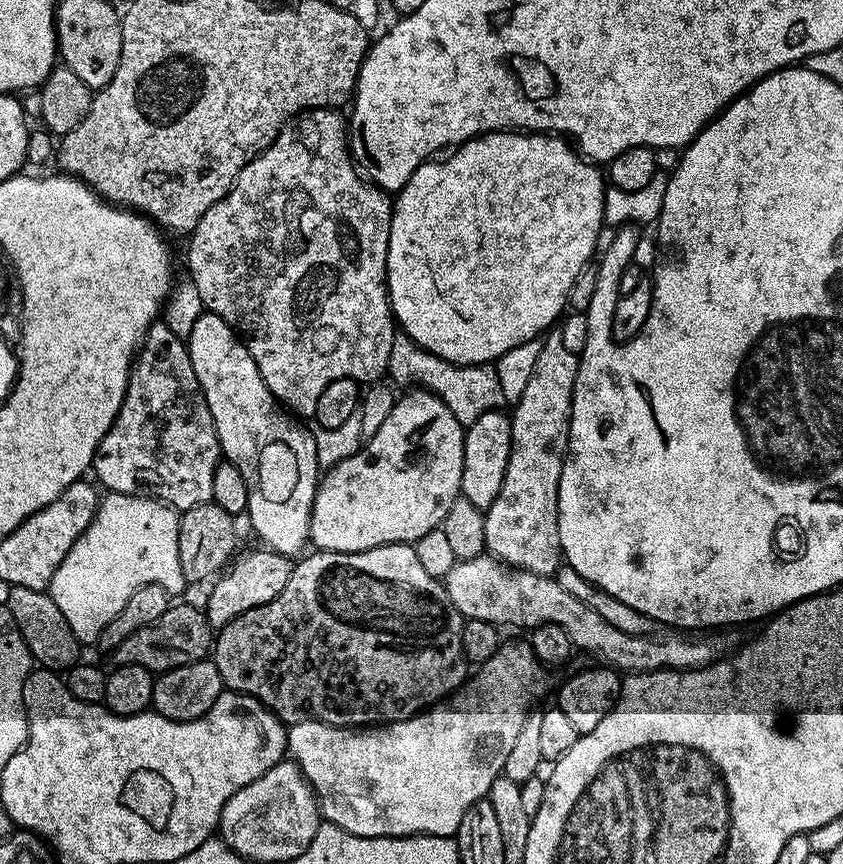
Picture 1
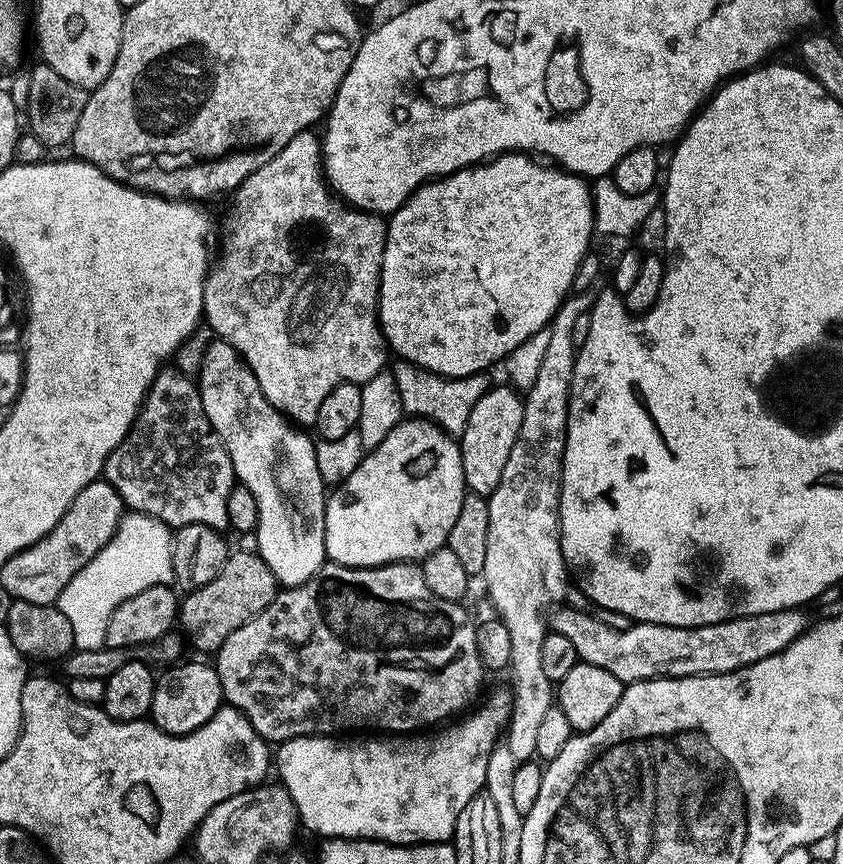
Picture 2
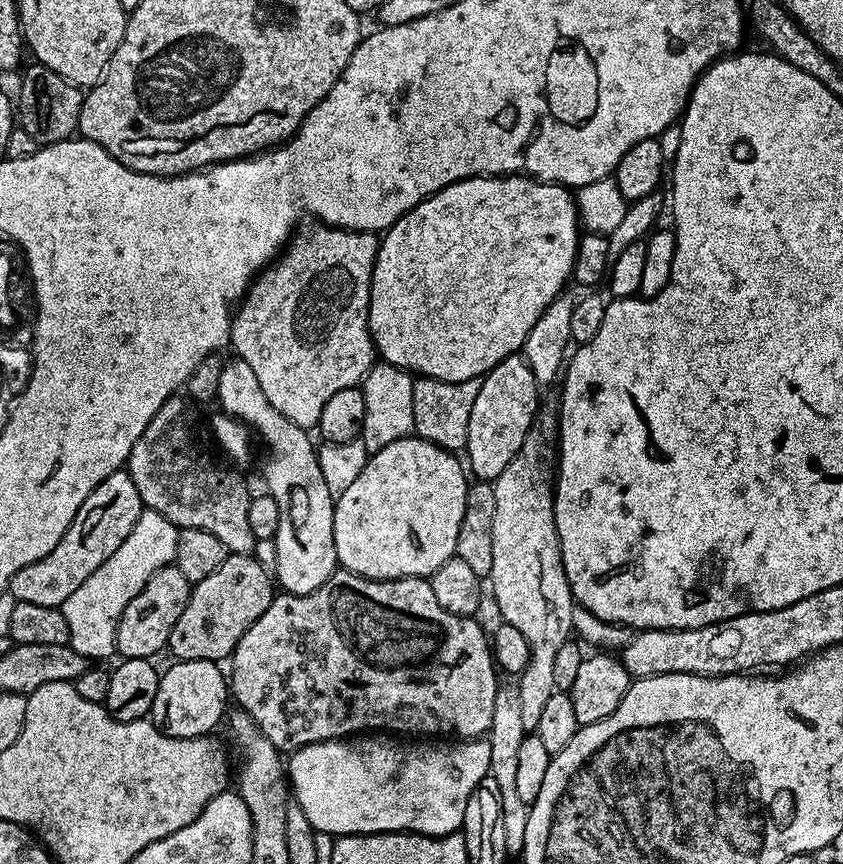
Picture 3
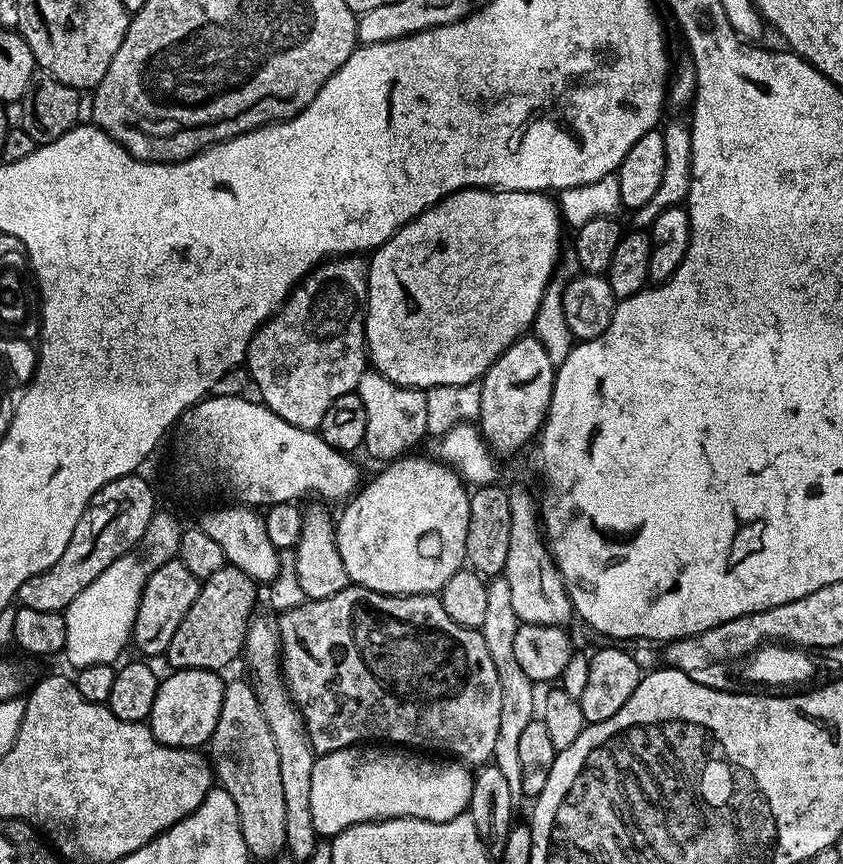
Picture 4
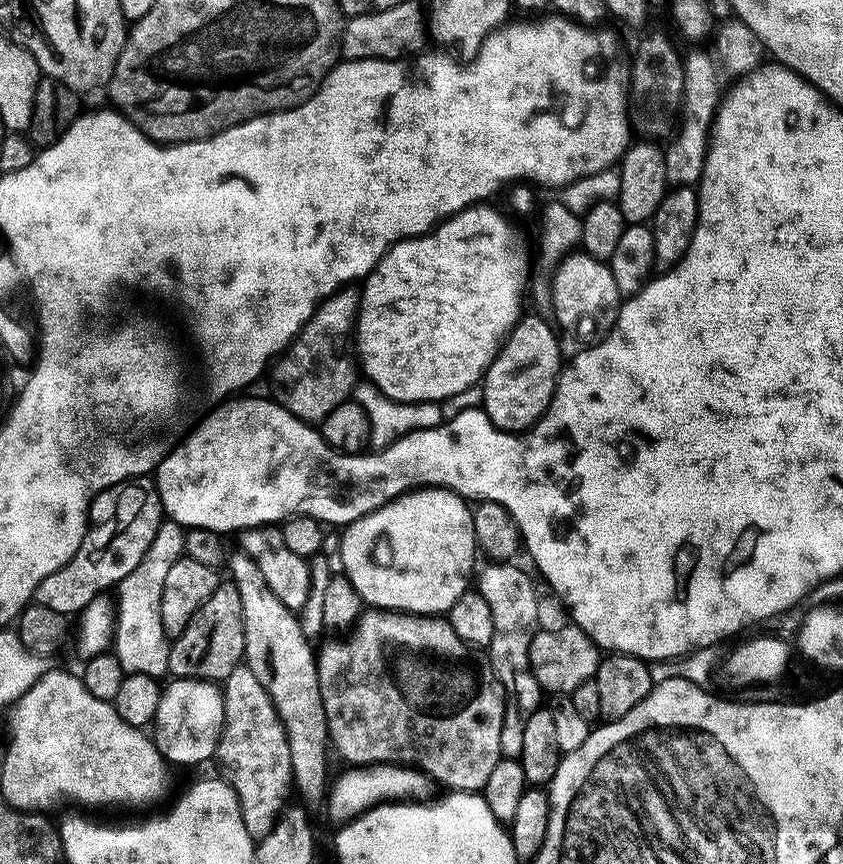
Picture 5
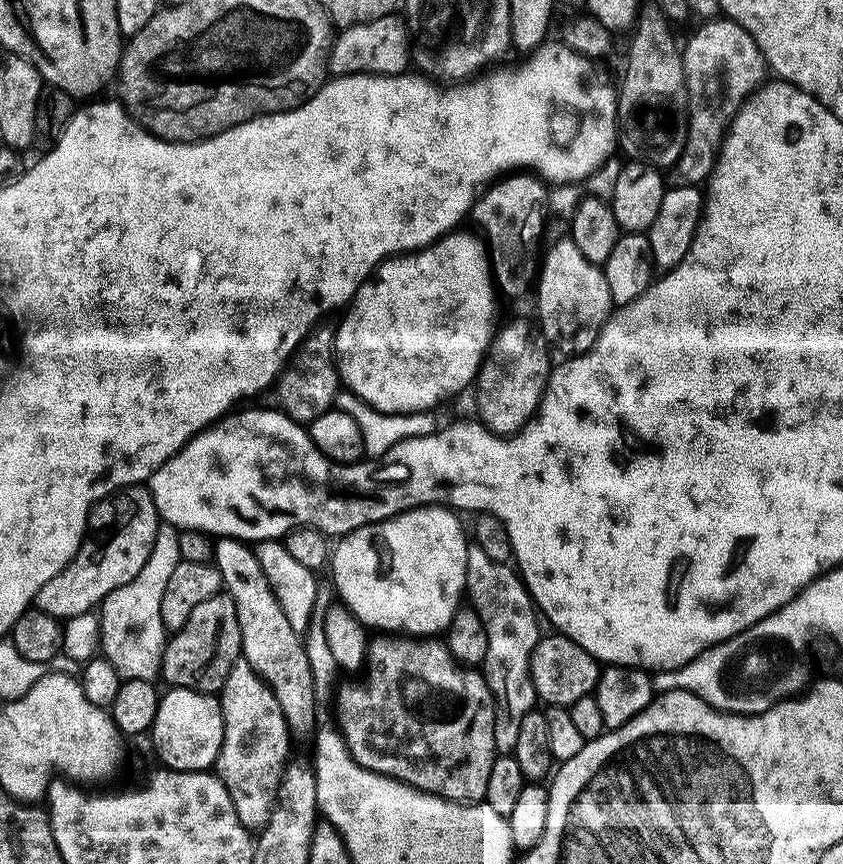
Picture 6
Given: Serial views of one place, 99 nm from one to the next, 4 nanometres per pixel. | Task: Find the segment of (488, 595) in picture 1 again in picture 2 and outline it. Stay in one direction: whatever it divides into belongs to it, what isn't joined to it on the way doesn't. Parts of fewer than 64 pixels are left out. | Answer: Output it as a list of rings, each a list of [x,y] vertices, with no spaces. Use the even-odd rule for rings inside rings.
[[[557,607],[551,613],[551,631],[570,638],[583,663],[610,670],[625,686],[639,680],[660,680],[663,676],[713,676],[733,672],[781,652],[810,626],[810,620],[751,620],[743,616],[697,628],[639,622],[629,623],[629,628],[615,628],[580,608],[568,607]]]

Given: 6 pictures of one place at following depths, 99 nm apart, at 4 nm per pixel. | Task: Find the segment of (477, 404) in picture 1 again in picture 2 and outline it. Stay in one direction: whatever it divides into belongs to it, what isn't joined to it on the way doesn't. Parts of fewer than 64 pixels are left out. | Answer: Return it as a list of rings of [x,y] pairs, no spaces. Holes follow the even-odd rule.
[[[399,361],[398,366],[393,367],[393,374],[397,381],[398,390],[401,393],[401,404],[403,404],[404,412],[414,418],[427,419],[438,424],[445,432],[452,436],[459,436],[466,428],[467,419],[474,410],[474,405],[478,402],[482,395],[488,392],[492,386],[489,373],[476,372],[474,375],[466,376],[442,376],[437,372],[426,371],[416,365],[411,365],[408,361]]]

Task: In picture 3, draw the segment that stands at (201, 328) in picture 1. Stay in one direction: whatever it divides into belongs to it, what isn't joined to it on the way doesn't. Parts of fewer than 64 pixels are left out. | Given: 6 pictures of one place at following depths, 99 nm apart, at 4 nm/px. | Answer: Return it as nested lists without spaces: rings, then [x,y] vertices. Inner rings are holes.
[[[232,358],[232,361],[225,363],[218,378],[218,386],[215,399],[224,408],[223,411],[231,416],[233,420],[240,421],[253,433],[260,435],[262,443],[268,447],[268,461],[264,464],[264,484],[267,495],[278,502],[278,526],[274,537],[276,544],[276,572],[274,574],[277,583],[281,584],[284,592],[302,594],[313,593],[318,586],[324,585],[329,578],[337,571],[339,560],[334,546],[334,510],[336,505],[330,492],[327,489],[326,481],[322,476],[322,469],[319,466],[317,456],[317,445],[312,445],[312,440],[307,431],[290,422],[262,394],[262,386],[258,386],[258,377],[254,370],[242,359]]]

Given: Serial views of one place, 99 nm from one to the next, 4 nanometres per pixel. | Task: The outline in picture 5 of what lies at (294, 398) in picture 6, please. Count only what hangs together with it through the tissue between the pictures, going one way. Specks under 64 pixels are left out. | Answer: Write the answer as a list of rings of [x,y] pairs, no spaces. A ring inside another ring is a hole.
[[[348,290],[337,291],[320,301],[295,339],[270,368],[271,395],[276,403],[305,422],[322,422],[326,414],[334,410],[334,406],[344,403],[353,395],[358,383],[357,361],[348,357],[348,348],[343,344],[343,340],[347,336],[349,339],[354,332],[358,296],[355,291],[344,291]]]

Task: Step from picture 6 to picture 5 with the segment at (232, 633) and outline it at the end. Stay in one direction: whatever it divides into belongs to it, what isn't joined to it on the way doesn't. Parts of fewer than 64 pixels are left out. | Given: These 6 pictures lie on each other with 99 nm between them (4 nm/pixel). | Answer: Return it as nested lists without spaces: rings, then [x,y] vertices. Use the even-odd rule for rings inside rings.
[[[221,582],[202,602],[202,606],[194,614],[194,618],[182,626],[182,634],[178,634],[178,642],[169,649],[169,669],[175,675],[202,674],[224,678],[233,671],[232,668],[241,663],[244,654],[244,619],[242,618],[242,598],[235,584]]]

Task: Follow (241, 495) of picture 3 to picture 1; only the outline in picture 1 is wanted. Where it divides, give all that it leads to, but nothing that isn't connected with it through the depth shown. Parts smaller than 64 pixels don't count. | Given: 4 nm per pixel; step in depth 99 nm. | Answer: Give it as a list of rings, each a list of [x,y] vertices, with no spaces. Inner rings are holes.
[[[164,322],[154,323],[148,328],[148,333],[144,335],[144,342],[133,359],[132,372],[128,375],[128,385],[126,386],[126,394],[120,407],[120,413],[116,421],[112,423],[110,430],[106,434],[106,438],[102,438],[102,442],[96,451],[96,456],[92,460],[91,471],[93,473],[96,472],[97,478],[108,487],[107,491],[109,493],[121,492],[124,496],[132,497],[139,497],[143,494],[145,497],[151,497],[153,500],[159,500],[170,508],[183,510],[211,501],[212,491],[214,490],[214,470],[221,463],[222,453],[216,427],[214,426],[214,418],[210,414],[210,406],[206,406],[206,398],[202,394],[200,383],[194,374],[194,366],[190,362],[188,345],[183,339],[176,337]]]

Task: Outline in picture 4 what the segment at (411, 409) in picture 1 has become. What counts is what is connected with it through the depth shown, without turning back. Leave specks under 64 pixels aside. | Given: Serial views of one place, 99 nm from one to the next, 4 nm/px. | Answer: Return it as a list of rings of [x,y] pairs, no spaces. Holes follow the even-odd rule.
[[[412,456],[407,458],[397,458],[387,465],[385,472],[380,473],[368,486],[367,484],[354,496],[351,500],[343,505],[344,513],[341,514],[340,520],[335,521],[336,545],[338,546],[338,554],[342,558],[342,566],[348,575],[349,581],[353,585],[361,588],[369,588],[375,592],[381,592],[387,596],[427,596],[436,594],[441,588],[446,586],[447,582],[454,574],[465,567],[466,561],[466,532],[470,521],[470,502],[469,489],[466,487],[465,481],[461,480],[449,465],[443,462],[432,460],[419,460],[418,457]]]

